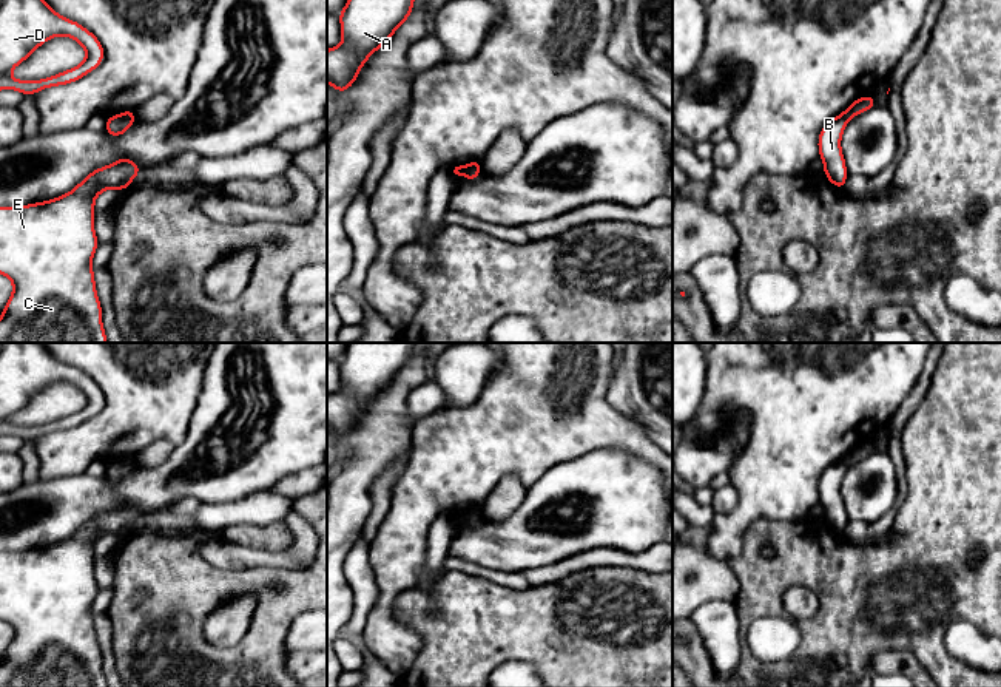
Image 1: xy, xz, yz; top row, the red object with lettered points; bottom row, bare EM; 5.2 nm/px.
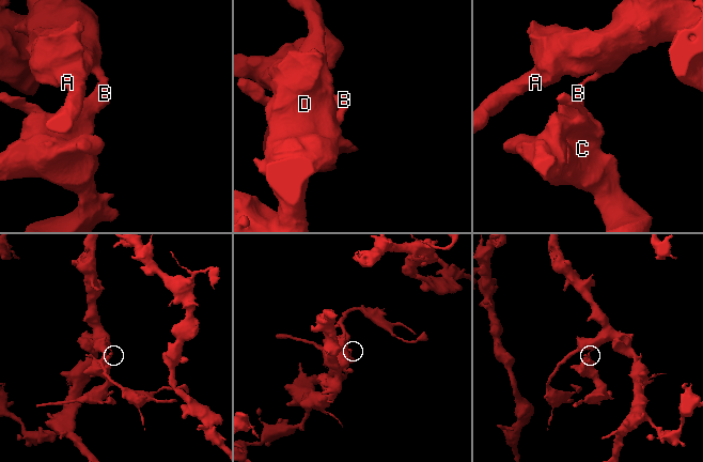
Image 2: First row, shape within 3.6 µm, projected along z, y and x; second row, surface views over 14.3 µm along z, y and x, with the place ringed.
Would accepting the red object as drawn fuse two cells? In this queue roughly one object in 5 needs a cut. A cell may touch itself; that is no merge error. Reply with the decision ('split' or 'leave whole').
split

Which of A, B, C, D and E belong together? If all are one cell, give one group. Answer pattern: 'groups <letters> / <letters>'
groups A D / B C E

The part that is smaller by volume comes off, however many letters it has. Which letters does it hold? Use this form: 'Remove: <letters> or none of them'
Remove: B, C, E

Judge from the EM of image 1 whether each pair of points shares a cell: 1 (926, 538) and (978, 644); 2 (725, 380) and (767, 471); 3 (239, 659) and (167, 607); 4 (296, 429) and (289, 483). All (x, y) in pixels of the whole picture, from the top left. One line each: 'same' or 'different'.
1: different
2: same
3: same
4: different

